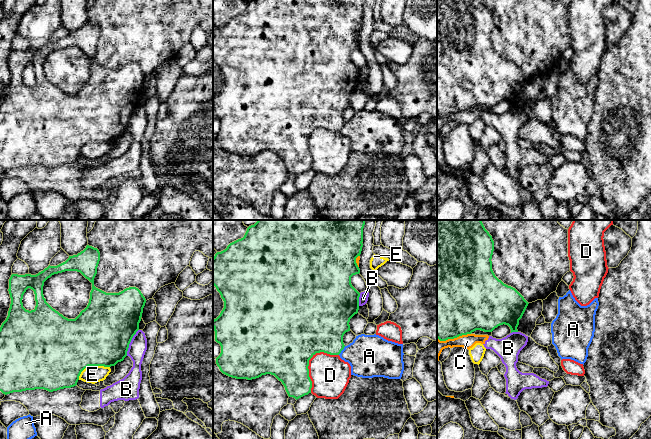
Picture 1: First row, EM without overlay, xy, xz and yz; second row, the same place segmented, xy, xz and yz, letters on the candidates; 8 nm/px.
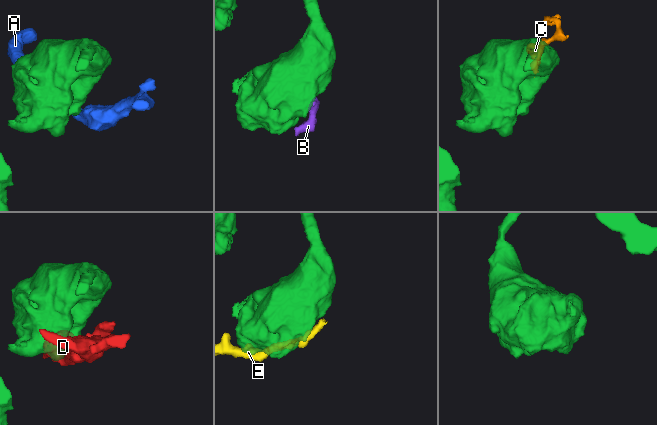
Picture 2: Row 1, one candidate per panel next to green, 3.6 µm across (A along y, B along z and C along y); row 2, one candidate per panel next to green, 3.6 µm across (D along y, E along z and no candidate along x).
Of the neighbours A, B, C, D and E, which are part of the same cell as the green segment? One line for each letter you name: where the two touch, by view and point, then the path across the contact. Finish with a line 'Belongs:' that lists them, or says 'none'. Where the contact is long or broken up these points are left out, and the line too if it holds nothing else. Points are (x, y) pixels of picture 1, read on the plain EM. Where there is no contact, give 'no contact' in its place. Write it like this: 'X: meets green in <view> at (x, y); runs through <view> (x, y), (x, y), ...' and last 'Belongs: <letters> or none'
Belongs: none

